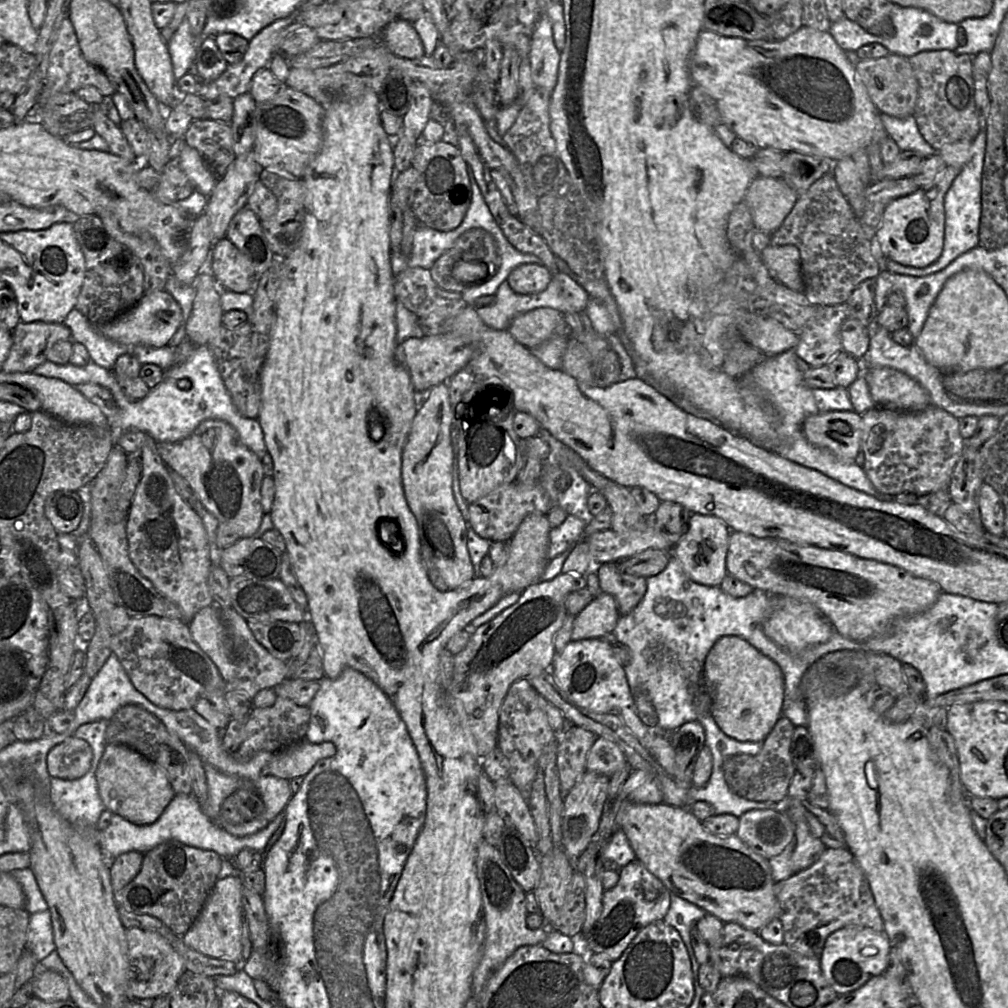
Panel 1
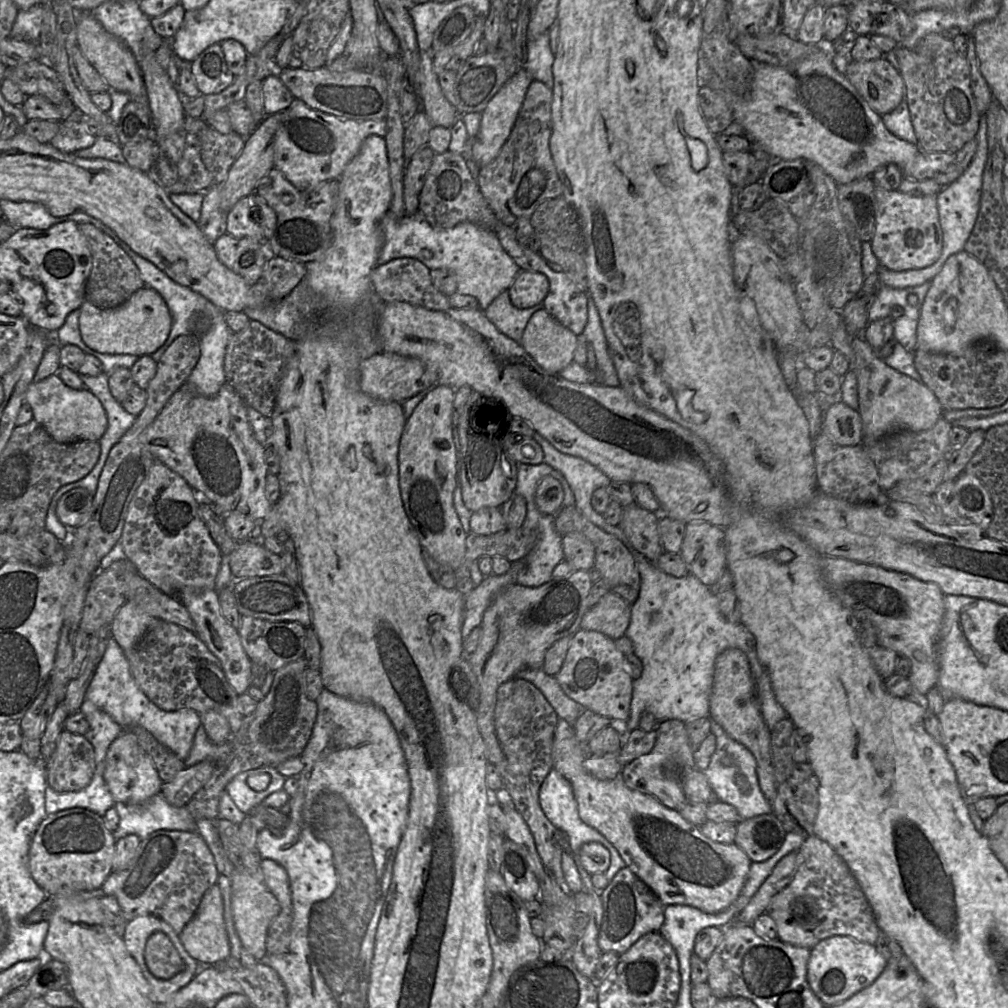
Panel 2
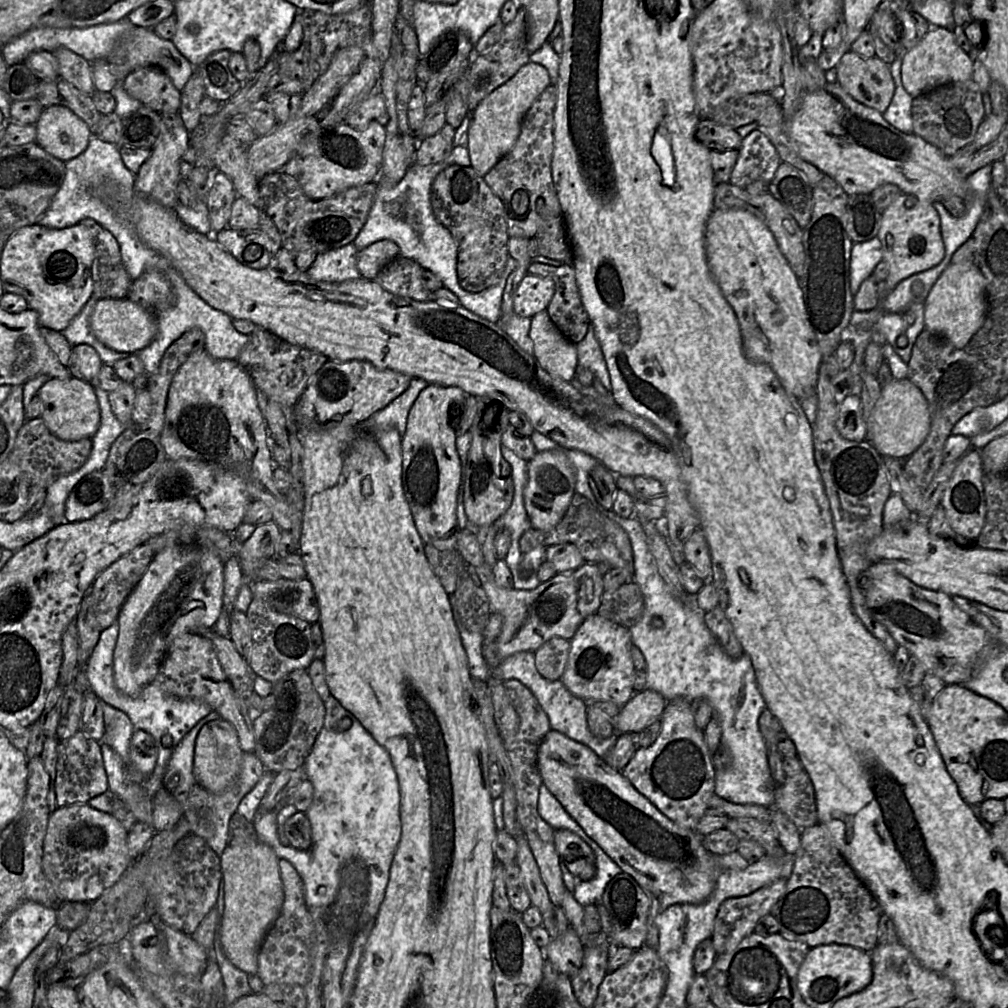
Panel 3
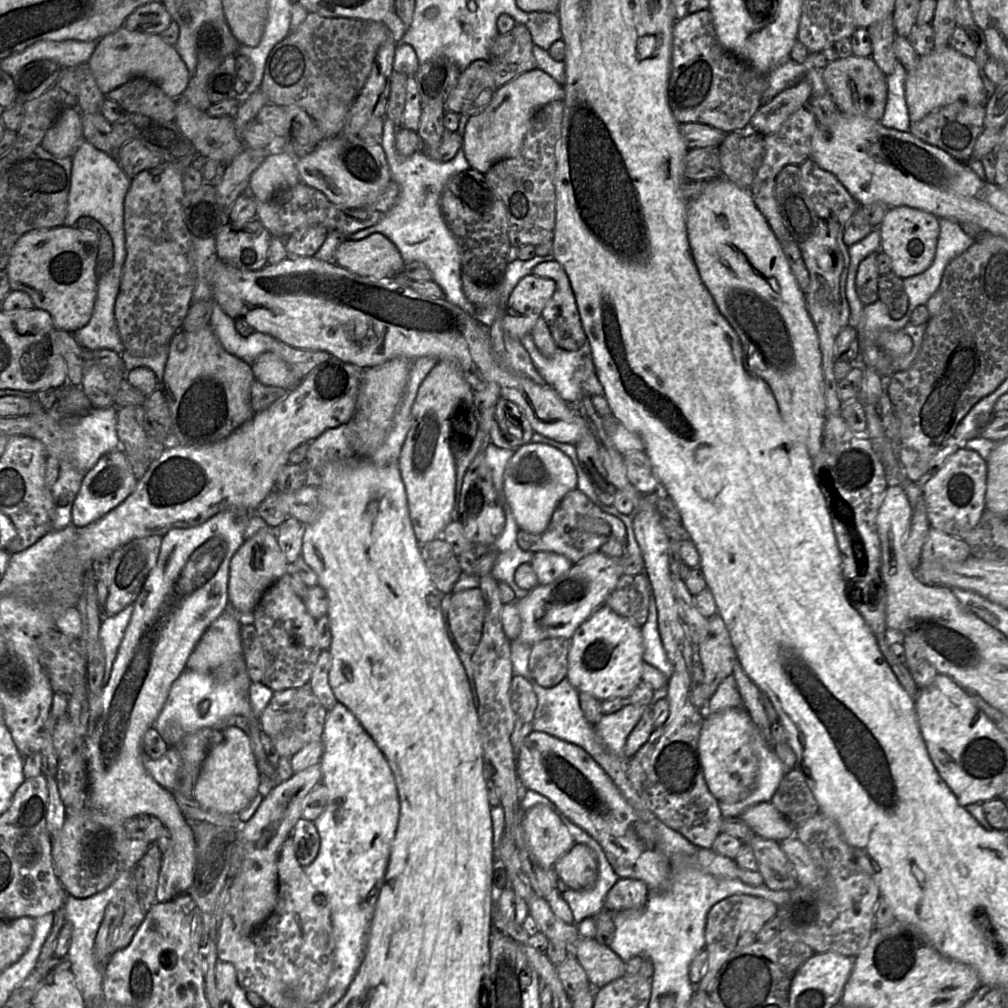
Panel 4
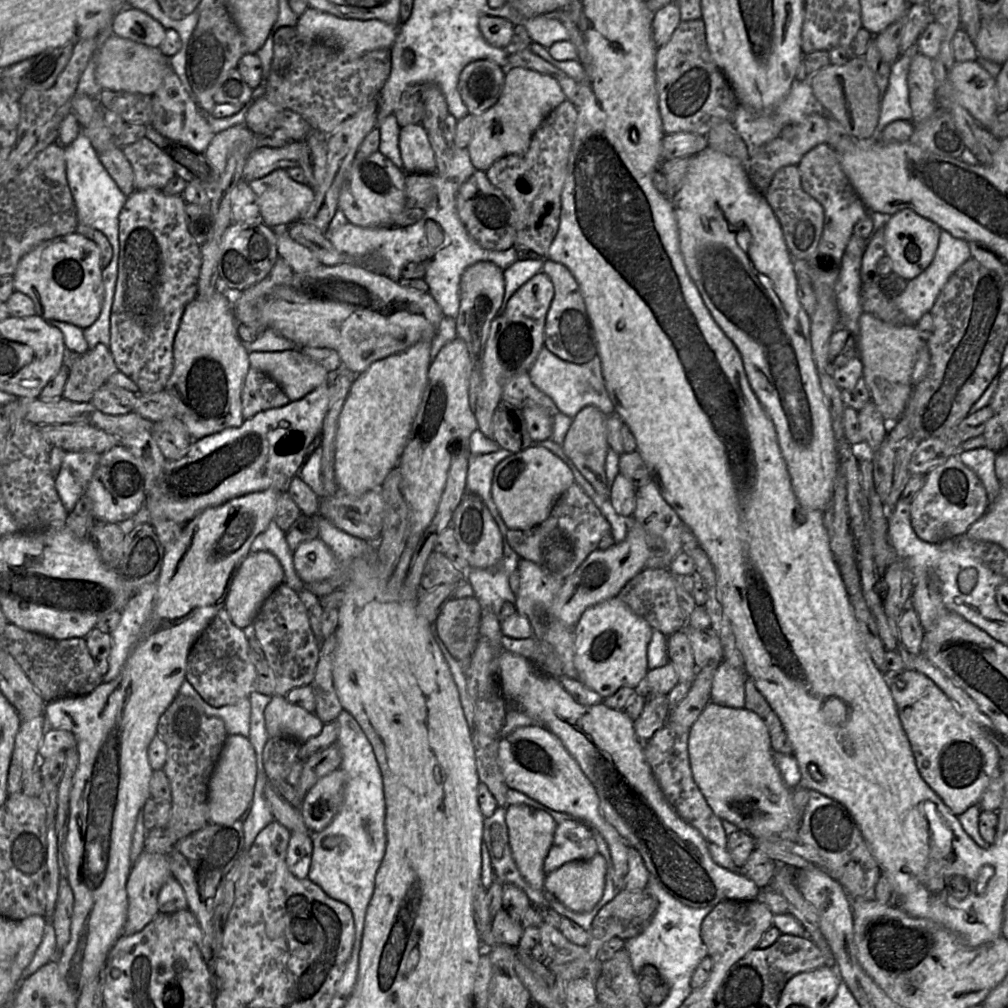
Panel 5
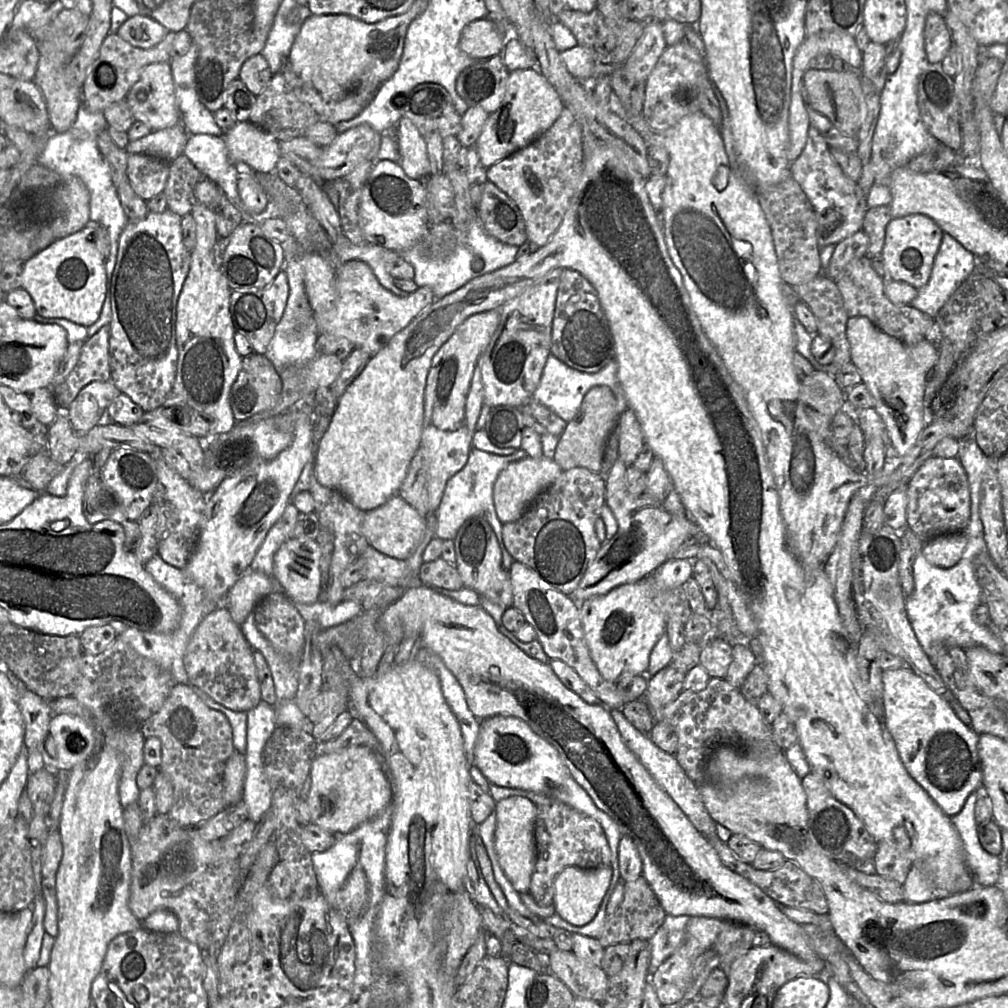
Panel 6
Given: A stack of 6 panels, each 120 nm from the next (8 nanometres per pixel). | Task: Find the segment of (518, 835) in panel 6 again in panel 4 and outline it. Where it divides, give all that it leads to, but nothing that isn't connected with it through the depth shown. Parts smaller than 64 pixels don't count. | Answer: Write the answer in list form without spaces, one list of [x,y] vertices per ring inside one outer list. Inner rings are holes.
[[[543,804],[525,811],[523,830],[535,864],[544,869],[552,868],[576,844],[558,815]]]

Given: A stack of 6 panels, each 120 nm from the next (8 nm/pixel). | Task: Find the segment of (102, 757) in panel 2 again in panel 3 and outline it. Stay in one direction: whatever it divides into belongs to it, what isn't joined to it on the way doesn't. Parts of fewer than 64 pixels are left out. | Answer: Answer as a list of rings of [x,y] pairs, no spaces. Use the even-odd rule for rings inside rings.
[[[101,700],[104,718],[104,734],[101,745],[112,748],[123,760],[129,761],[130,741],[135,728],[129,717]]]

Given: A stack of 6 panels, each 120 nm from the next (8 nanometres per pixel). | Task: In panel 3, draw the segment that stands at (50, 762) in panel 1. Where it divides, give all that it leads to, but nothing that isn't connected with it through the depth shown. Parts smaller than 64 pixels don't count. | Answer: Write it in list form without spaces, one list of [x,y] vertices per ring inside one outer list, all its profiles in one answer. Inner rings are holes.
[[[78,731],[69,739],[60,742],[56,769],[55,794],[57,805],[60,807],[85,804],[108,788],[101,743],[83,732]]]

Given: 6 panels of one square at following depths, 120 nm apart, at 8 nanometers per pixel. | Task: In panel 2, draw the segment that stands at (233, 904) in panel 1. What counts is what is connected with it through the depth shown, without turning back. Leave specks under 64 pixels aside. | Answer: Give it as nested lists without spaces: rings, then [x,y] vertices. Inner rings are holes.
[[[218,884],[206,891],[194,918],[180,934],[180,939],[190,956],[202,965],[215,966],[230,958],[224,903]]]

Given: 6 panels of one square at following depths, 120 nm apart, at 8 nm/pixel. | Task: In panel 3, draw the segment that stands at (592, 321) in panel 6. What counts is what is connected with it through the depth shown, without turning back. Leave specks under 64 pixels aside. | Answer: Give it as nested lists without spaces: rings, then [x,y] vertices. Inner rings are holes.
[[[530,263],[528,273],[550,277],[555,283],[555,293],[547,313],[561,333],[573,344],[580,343],[588,332],[590,319],[582,302],[575,269],[572,264],[551,266]]]

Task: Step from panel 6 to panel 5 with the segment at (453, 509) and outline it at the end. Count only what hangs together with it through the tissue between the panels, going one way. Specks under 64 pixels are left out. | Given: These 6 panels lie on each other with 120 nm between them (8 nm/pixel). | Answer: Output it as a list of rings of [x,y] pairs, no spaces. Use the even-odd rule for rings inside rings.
[[[504,448],[488,454],[471,453],[465,492],[482,497],[483,502],[490,502],[490,499],[493,499],[492,480],[495,468],[513,454]]]

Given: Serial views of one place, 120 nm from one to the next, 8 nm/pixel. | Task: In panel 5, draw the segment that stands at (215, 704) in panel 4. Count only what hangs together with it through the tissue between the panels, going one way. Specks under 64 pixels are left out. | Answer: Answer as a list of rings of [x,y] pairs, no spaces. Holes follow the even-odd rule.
[[[186,679],[179,689],[179,694],[194,699],[207,716],[220,718],[225,724],[228,735],[238,734],[249,738],[251,721],[250,697],[243,698],[231,705],[213,707],[204,700]]]

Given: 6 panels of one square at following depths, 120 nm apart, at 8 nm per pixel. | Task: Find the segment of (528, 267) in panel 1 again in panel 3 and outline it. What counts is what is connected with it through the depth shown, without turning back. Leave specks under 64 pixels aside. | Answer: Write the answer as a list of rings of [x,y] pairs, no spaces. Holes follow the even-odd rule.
[[[527,273],[521,280],[513,300],[513,310],[521,317],[533,317],[545,311],[555,293],[550,277]]]

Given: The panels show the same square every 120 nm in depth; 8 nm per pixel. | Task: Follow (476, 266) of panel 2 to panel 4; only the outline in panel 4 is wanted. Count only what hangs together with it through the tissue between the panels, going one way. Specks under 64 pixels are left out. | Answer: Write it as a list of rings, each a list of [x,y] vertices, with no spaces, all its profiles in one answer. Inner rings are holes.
[[[384,117],[381,146],[389,164],[392,181],[399,185],[399,195],[394,206],[374,226],[357,231],[347,237],[350,241],[361,241],[372,234],[382,234],[395,244],[403,261],[424,263],[445,294],[445,299],[458,306],[480,323],[489,328],[499,314],[495,304],[477,308],[465,296],[461,280],[461,255],[458,243],[448,228],[440,207],[441,192],[448,180],[463,171],[471,169],[463,147],[447,162],[439,162],[428,156],[426,151],[416,151],[411,156],[401,155],[395,146],[395,133],[398,127]]]

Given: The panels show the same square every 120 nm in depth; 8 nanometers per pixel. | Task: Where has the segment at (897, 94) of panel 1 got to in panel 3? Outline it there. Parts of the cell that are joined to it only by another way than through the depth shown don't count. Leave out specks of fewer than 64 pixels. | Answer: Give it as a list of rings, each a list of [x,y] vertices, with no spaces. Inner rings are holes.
[[[848,51],[835,66],[834,70],[835,76],[829,76],[829,79],[835,79],[853,99],[863,105],[877,110],[881,114],[887,110],[895,91],[895,83],[891,75],[891,69],[887,63],[878,57],[864,58],[851,51]]]

